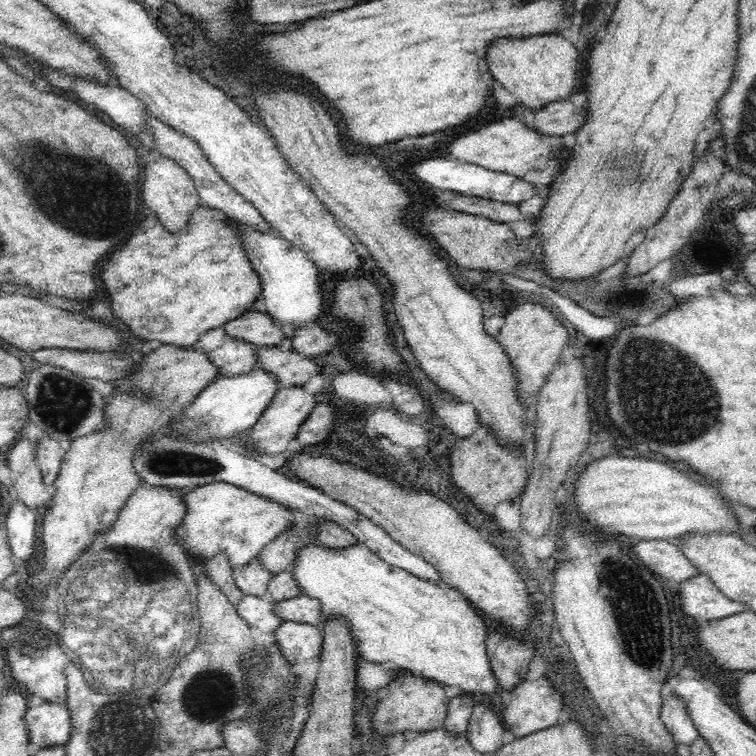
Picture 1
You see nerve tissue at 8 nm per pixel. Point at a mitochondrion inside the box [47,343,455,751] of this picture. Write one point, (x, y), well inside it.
(127, 646)

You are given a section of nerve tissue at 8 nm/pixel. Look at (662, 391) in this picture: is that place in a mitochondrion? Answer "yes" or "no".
yes

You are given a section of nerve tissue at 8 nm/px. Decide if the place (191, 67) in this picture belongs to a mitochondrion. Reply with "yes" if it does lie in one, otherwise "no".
no

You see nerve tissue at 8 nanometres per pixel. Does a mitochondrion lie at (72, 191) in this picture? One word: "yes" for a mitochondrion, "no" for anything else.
yes

